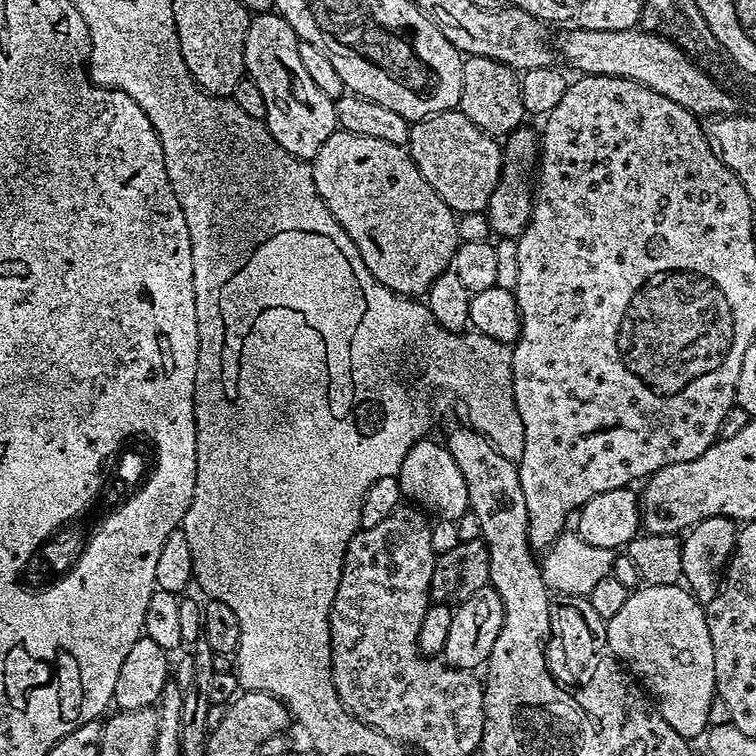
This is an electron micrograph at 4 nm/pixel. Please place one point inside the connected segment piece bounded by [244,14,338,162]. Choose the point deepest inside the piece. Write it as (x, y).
(299, 117)

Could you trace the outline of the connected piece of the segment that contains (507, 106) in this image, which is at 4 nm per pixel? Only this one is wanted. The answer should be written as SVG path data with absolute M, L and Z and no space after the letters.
M469 56L464 62L464 86L460 108L470 122L474 122L493 138L508 138L521 127L526 117L524 95L520 92L521 77L506 64L488 60L485 56Z

